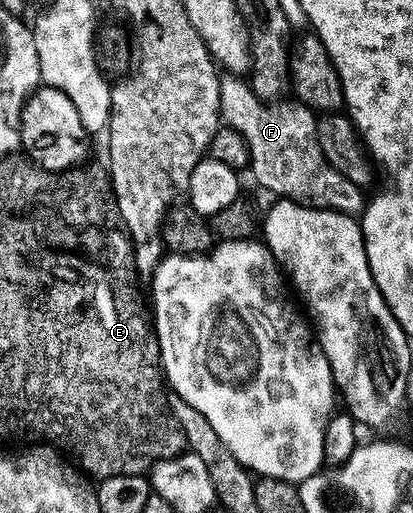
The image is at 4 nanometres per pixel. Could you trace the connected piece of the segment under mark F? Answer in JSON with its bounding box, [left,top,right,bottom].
[220,75,364,215]

